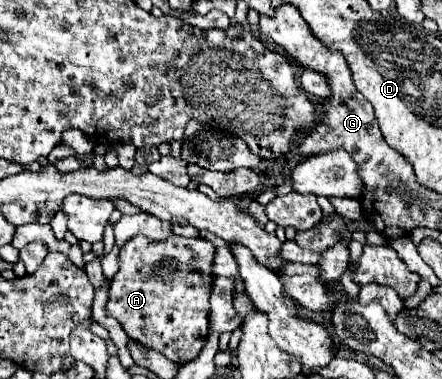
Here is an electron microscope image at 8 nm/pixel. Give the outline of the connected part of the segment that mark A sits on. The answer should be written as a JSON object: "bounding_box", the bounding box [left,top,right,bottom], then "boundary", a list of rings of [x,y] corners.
{"bounding_box":[106,237,214,363],"boundary":[[[132,237],[118,255],[118,273],[110,285],[106,311],[118,319],[130,339],[162,353],[174,363],[192,361],[208,335],[208,297],[212,291],[214,245],[202,237],[176,237],[148,241]]]}

